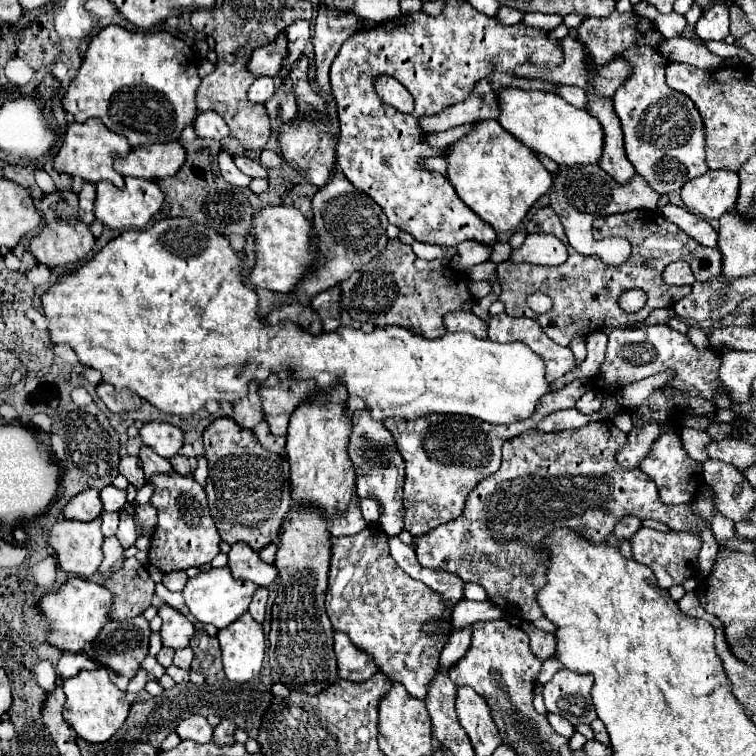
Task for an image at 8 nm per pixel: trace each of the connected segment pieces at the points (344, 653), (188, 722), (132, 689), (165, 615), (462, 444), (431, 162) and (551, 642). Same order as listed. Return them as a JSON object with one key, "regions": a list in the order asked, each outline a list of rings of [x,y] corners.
{"regions":[[[[335,631],[333,639],[335,639],[333,649],[337,655],[337,673],[341,679],[367,681],[369,677],[373,677],[379,671],[377,665],[373,663],[373,659],[367,653],[359,651],[345,633]]],[[[191,715],[187,719],[183,719],[179,725],[177,725],[177,735],[181,739],[191,739],[195,743],[209,743],[211,739],[211,733],[213,733],[213,727],[207,723],[205,717],[201,715]]],[[[139,671],[131,681],[129,681],[129,685],[127,685],[127,695],[135,695],[135,693],[139,693],[139,691],[143,691],[143,687],[145,687],[145,683],[147,683],[147,671]]],[[[163,605],[157,609],[161,617],[161,643],[169,649],[185,649],[189,647],[189,639],[193,637],[193,623],[181,615],[177,609]]],[[[575,379],[563,389],[553,391],[543,397],[533,419],[513,423],[513,425],[495,425],[459,415],[425,415],[423,419],[385,419],[385,427],[391,431],[397,451],[405,459],[405,485],[403,485],[403,507],[405,507],[405,529],[411,535],[425,535],[427,531],[457,519],[465,509],[465,499],[473,487],[495,473],[501,465],[501,445],[507,439],[529,431],[545,415],[557,409],[575,407],[577,399],[591,389],[587,381]]],[[[429,157],[429,159],[421,159],[421,169],[425,171],[437,171],[437,173],[445,173],[445,159],[443,157]]],[[[521,623],[521,629],[529,635],[531,653],[533,653],[539,661],[545,661],[545,659],[555,657],[555,635],[553,635],[553,633],[539,631],[533,623]]]]}

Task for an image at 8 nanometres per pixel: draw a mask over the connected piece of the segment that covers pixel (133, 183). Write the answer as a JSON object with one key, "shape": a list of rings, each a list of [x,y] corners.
{"shape":[[[127,177],[123,189],[113,187],[113,183],[109,181],[101,181],[95,185],[95,189],[97,189],[95,217],[99,223],[111,229],[143,229],[163,205],[163,191],[157,187],[157,183],[147,179]]]}

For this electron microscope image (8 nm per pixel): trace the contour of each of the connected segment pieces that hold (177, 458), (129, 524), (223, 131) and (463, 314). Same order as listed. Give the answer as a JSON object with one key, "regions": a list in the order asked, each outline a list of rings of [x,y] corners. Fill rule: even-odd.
{"regions":[[[[173,455],[173,459],[169,459],[171,465],[177,469],[177,473],[181,475],[189,475],[195,471],[197,463],[195,463],[195,457],[185,457],[185,455]]],[[[121,508],[119,527],[116,533],[121,546],[124,549],[133,546],[137,539],[136,527],[134,520],[130,515],[127,515]]],[[[205,111],[205,113],[199,113],[195,123],[195,133],[199,139],[215,139],[215,141],[221,141],[225,137],[231,135],[227,123],[223,121],[221,115],[213,113],[213,111]]],[[[451,311],[443,319],[447,331],[467,331],[475,337],[487,337],[487,323],[469,311]]]]}

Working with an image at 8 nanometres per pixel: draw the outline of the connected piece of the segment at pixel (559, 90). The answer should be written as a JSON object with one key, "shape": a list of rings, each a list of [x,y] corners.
{"shape":[[[555,85],[553,87],[553,93],[555,95],[559,95],[559,97],[563,97],[567,103],[571,103],[571,105],[575,105],[575,107],[579,107],[579,109],[585,109],[587,107],[587,95],[585,95],[585,91],[581,89],[581,87],[573,87],[573,85]]]}

